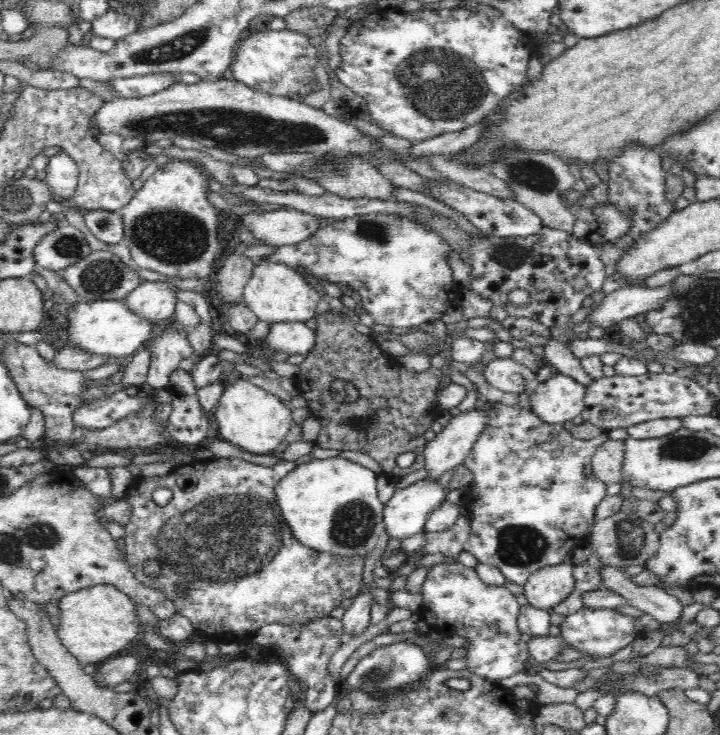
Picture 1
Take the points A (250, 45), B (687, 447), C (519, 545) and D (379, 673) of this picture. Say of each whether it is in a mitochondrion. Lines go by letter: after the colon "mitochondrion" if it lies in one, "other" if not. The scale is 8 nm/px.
A: other
B: mitochondrion
C: mitochondrion
D: mitochondrion

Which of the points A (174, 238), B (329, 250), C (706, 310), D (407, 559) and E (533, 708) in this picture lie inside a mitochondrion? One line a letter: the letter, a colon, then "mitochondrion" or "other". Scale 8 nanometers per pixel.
A: mitochondrion
B: other
C: mitochondrion
D: other
E: other

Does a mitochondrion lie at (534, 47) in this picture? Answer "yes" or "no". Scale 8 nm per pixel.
no

